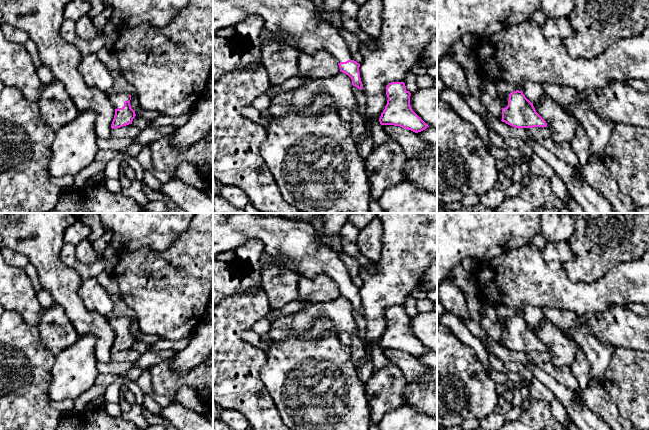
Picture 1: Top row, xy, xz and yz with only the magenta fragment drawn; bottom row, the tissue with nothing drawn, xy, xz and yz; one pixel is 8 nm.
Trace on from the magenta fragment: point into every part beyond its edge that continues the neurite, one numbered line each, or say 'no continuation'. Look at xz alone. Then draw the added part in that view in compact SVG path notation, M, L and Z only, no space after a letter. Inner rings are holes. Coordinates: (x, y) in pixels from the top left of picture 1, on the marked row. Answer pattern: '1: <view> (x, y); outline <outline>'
1: xz (298, 18); outline M213 0L213 34L250 15L256 15L265 22L267 30L296 37L296 49L300 53L313 54L323 50L328 51L337 63L353 60L339 31L321 19L316 11L317 7L312 0Z

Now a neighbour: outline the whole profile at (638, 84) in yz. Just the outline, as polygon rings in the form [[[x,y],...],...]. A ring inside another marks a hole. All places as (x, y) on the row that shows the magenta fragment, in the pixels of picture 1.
[[[628,79],[627,84],[640,92],[648,92],[649,93],[649,81],[644,79]]]

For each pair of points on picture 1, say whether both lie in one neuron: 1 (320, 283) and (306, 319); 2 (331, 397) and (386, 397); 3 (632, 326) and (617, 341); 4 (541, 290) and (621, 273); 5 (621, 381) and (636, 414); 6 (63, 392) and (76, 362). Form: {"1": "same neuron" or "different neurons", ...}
{"1": "different neurons", "2": "different neurons", "3": "same neuron", "4": "same neuron", "5": "same neuron", "6": "same neuron"}

